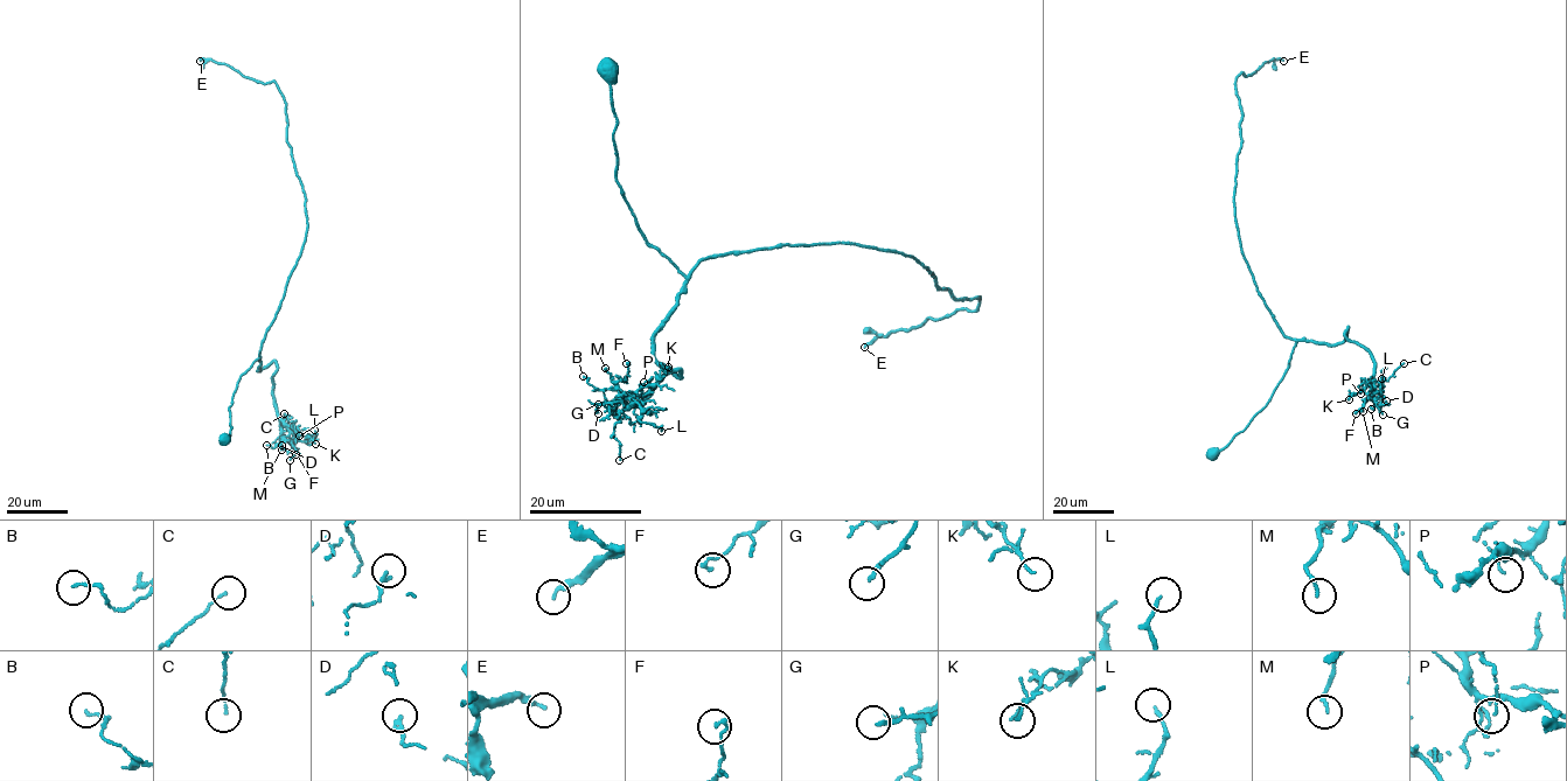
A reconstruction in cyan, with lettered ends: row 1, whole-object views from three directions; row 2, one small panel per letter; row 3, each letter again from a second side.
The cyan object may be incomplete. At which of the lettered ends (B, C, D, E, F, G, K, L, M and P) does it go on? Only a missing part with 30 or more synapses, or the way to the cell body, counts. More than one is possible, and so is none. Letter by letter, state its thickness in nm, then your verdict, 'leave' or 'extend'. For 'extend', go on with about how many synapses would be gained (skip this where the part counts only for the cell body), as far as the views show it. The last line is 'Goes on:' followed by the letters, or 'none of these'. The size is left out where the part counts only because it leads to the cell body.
B: 100 nm thick; leave
C: 100 nm thick; leave
D: 200 nm thick; leave
E: 200 nm thick; extend; about 100 synapses
F: 140 nm thick; leave
G: 180 nm thick; leave
K: 90 nm thick; leave
L: 130 nm thick; leave
M: 150 nm thick; leave
P: 60 nm thick; leave
Goes on: E

